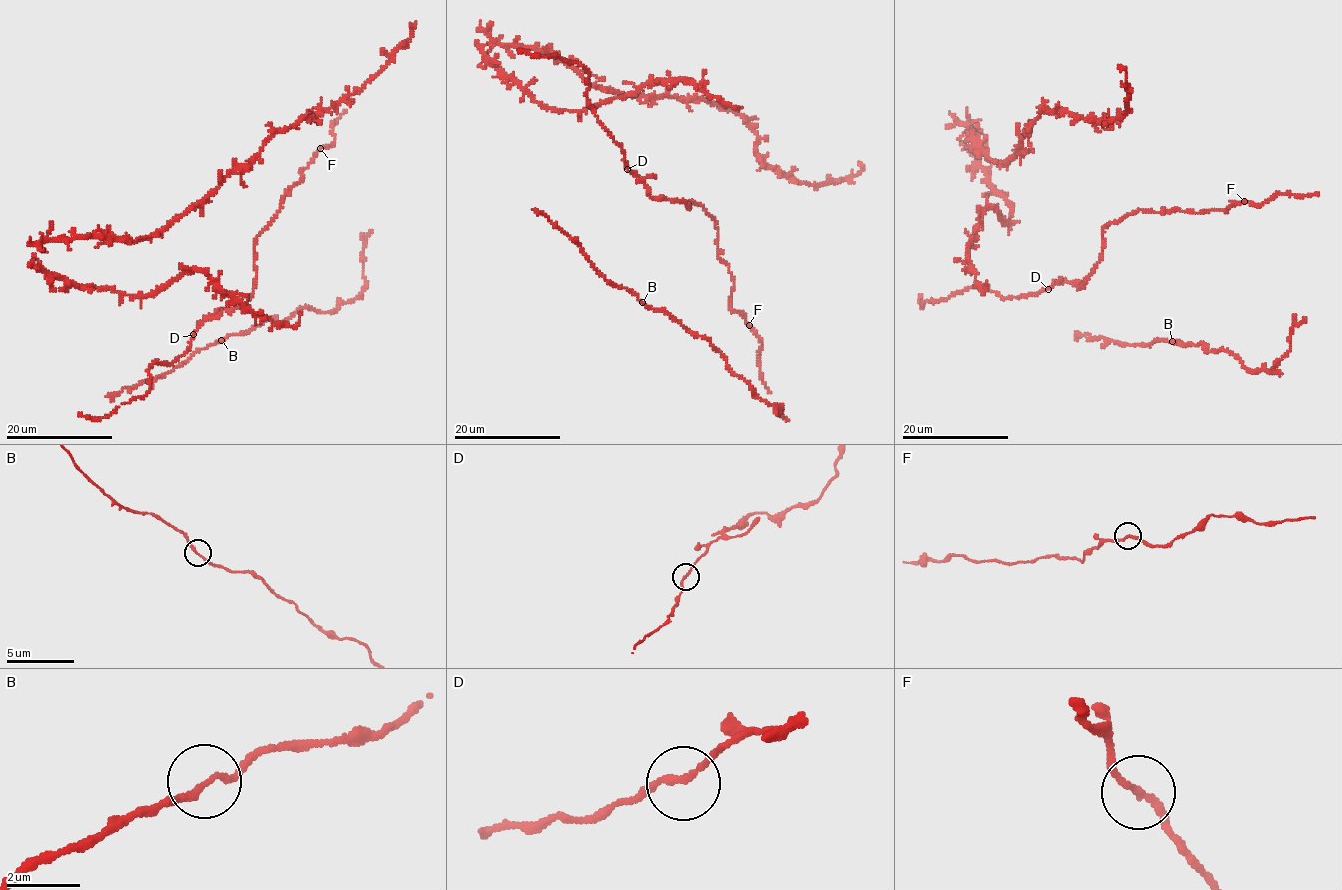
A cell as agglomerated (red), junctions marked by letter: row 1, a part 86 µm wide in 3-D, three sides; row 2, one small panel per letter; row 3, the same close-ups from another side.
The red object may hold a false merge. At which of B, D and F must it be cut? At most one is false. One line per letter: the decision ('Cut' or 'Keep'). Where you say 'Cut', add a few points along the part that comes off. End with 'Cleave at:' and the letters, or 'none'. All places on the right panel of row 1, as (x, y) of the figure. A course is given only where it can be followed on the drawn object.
B: Keep
D: Keep
F: Keep
Cleave at: none

